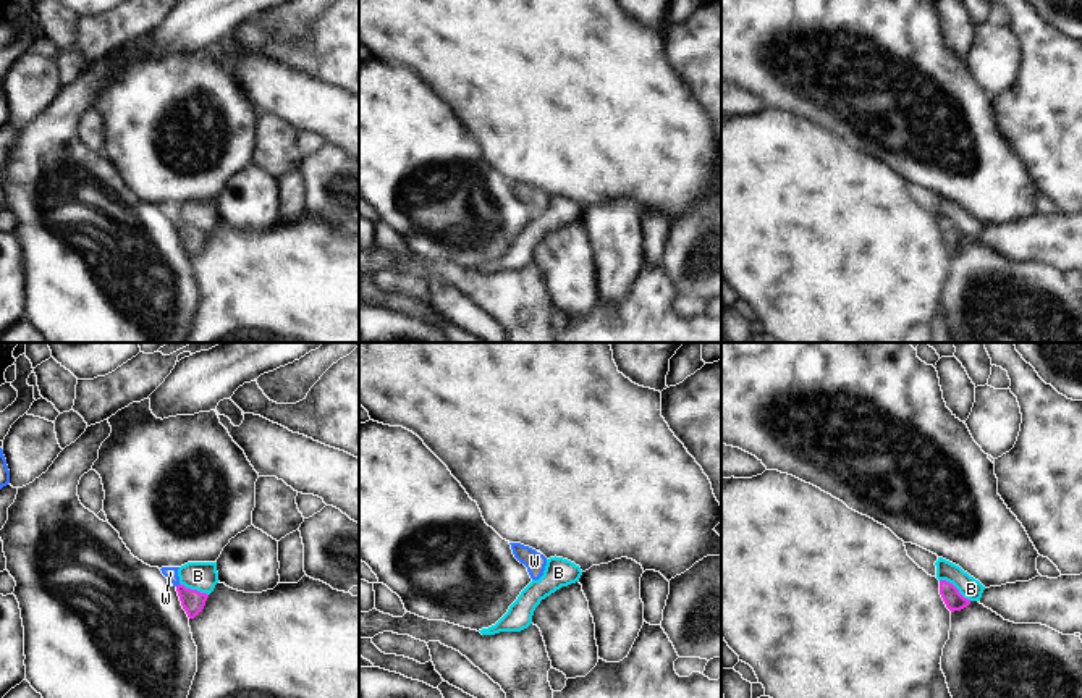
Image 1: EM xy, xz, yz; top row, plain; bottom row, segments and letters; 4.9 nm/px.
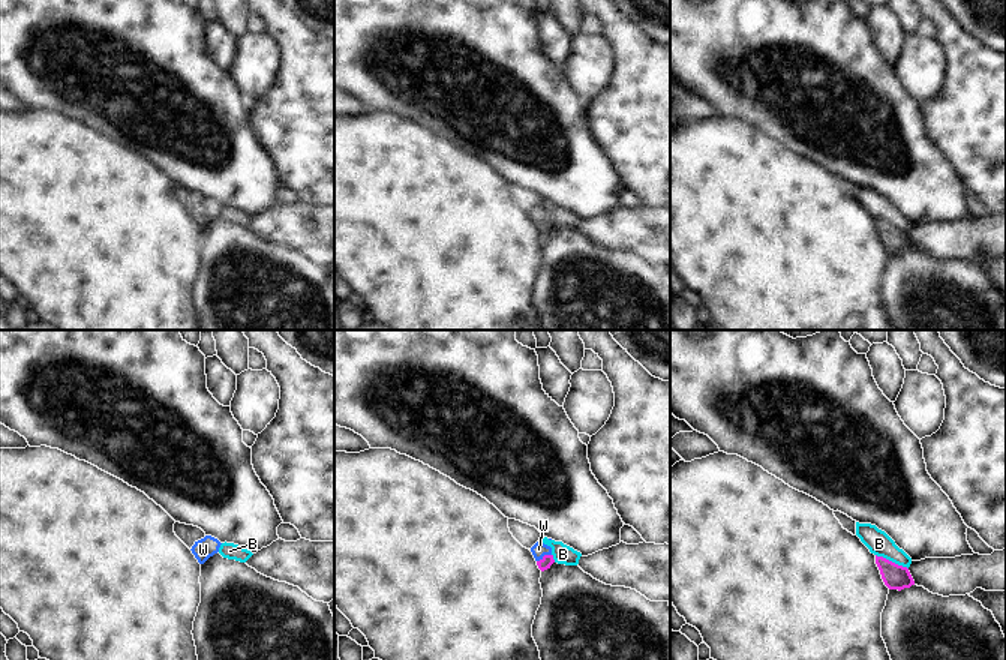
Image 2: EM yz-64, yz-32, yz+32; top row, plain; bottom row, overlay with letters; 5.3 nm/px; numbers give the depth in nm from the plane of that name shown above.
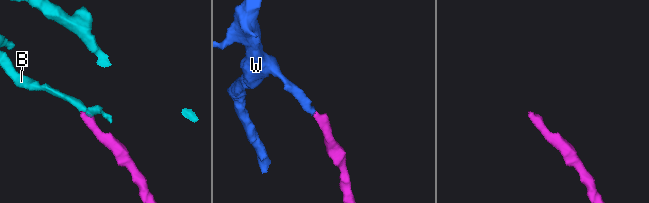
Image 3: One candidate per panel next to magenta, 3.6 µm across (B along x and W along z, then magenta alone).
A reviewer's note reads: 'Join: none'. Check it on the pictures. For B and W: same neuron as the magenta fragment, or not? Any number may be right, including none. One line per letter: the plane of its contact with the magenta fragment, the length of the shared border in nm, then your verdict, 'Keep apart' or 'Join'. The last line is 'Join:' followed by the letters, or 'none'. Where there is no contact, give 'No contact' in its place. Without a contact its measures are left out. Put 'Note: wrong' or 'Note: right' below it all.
B: Touches magenta in yz. Shared border 190 nm. Keep apart
W: Touches magenta in xy. Shared border 30 nm. Join
Join: W
Note: wrong

